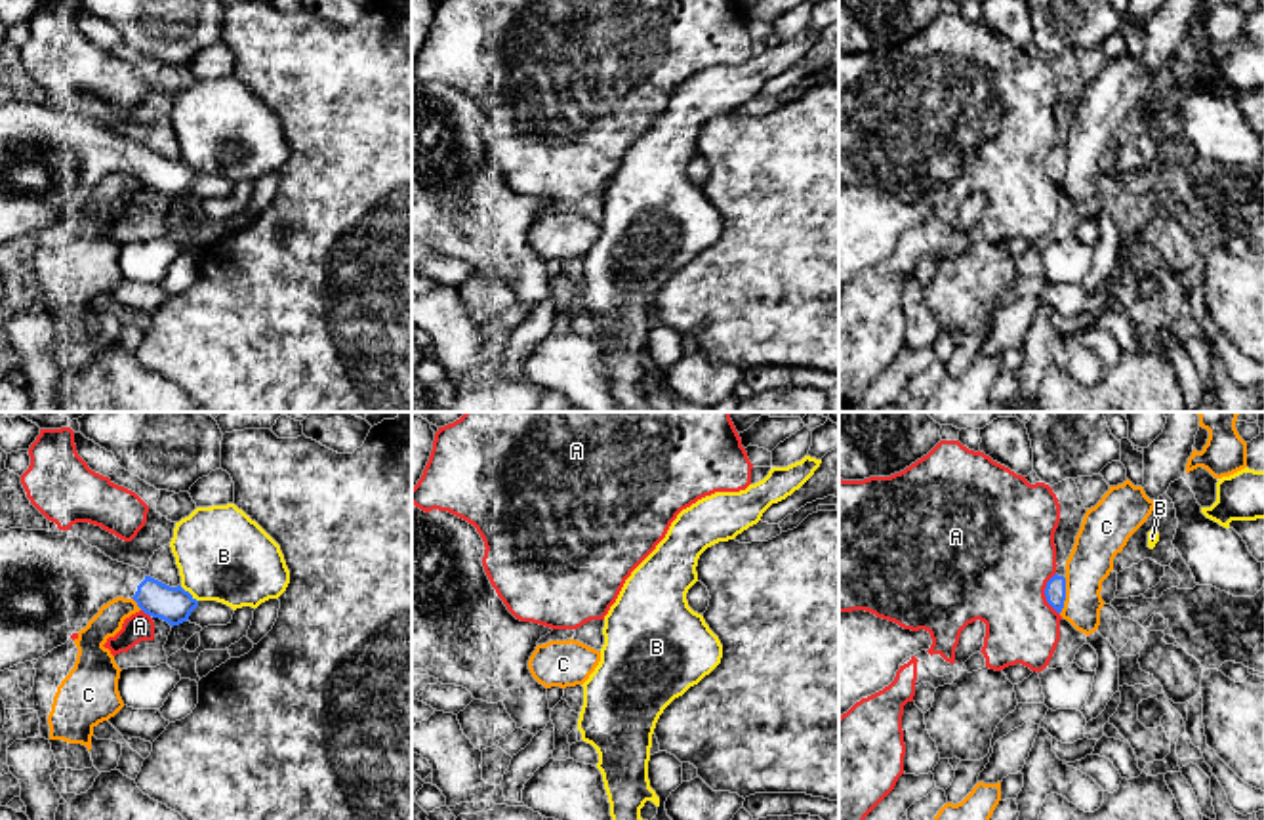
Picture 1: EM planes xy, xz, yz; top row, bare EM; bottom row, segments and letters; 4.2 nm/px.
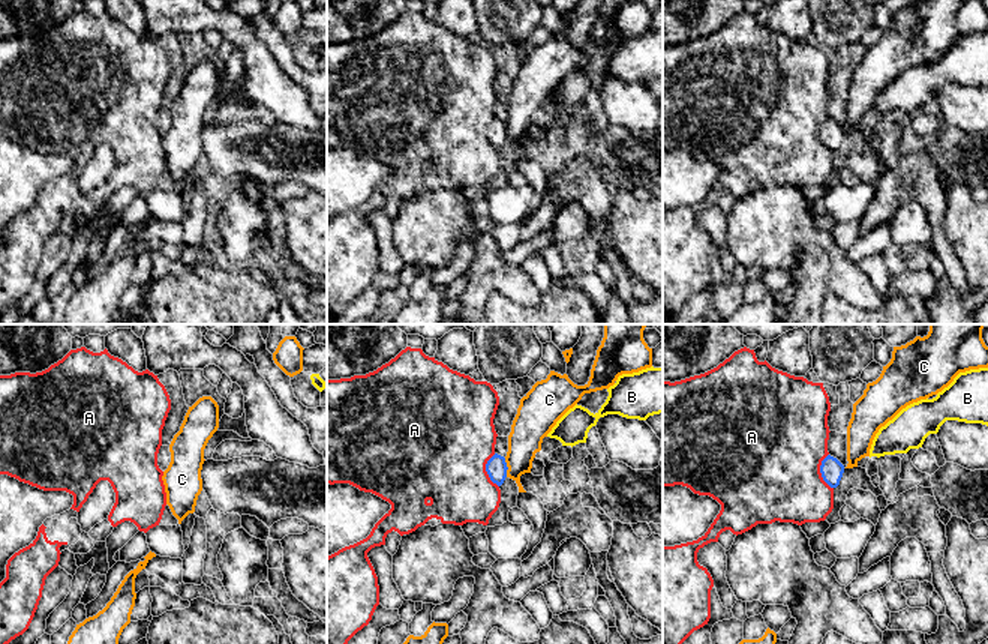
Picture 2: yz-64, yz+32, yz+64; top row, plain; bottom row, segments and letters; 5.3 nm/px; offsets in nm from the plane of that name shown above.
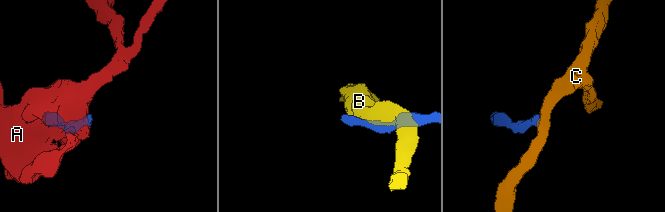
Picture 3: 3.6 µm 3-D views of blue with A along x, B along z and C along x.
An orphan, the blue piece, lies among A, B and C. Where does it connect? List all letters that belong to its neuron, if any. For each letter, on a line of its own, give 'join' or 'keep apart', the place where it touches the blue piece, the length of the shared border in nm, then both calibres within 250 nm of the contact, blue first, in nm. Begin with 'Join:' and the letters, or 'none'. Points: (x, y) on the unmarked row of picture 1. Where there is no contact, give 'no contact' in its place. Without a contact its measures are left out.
Join: none
A: keep apart; contact yz (1045, 166); length 180 nm; calibres 90 and 480 nm
B: keep apart; contact xy (189, 166); length 100 nm; calibres 160 and 380 nm
C: keep apart; contact yz (1064, 168); length 160 nm; calibres 90 and 190 nm

